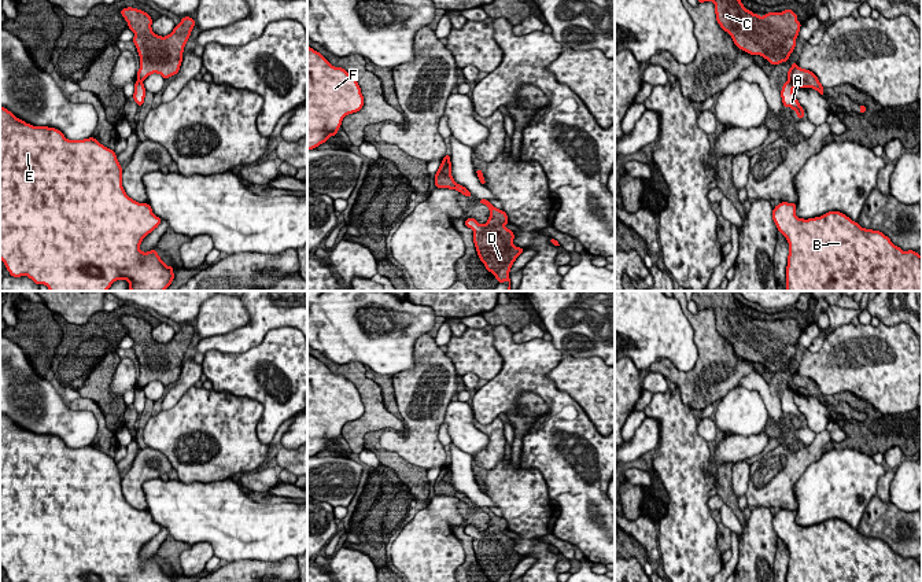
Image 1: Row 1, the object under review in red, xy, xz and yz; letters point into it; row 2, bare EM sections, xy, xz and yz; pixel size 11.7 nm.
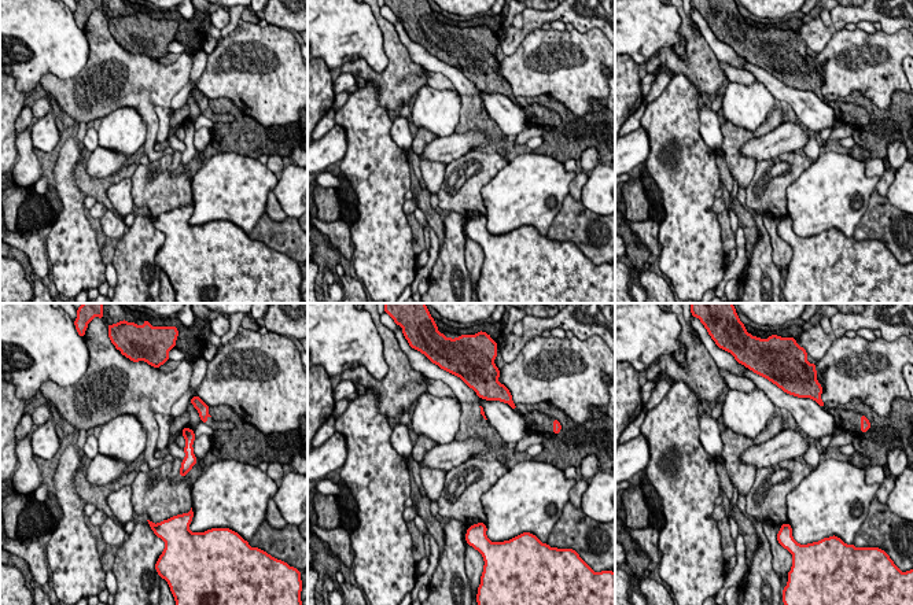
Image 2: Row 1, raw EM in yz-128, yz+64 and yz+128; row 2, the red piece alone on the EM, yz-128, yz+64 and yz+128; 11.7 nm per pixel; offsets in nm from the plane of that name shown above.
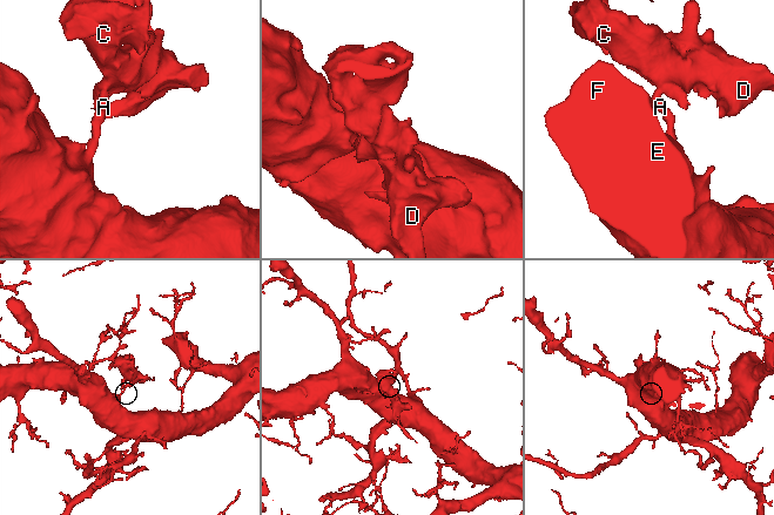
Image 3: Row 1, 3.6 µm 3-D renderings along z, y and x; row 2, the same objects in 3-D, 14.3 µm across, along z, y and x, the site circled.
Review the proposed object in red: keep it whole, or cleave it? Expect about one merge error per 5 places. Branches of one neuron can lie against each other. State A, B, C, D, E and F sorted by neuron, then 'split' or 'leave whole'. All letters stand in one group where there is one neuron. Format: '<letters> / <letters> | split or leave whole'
A B E F / C D | split

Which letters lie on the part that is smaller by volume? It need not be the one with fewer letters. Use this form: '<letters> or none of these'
C, D

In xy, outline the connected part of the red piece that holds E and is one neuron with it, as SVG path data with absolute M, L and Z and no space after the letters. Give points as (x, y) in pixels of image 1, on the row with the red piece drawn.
M0 106L0 259L12 277L27 276L38 286L47 286L49 291L107 291L117 280L126 280L130 291L165 291L174 279L174 268L167 266L155 248L147 253L140 250L143 239L158 228L161 221L148 203L139 203L126 195L122 187L122 166L113 150L95 137L69 140L56 128L33 126Z

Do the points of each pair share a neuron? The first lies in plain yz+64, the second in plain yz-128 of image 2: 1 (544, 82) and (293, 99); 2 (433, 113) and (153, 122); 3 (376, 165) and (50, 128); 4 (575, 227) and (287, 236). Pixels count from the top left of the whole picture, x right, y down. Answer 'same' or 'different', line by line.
1: same
2: different
3: different
4: same

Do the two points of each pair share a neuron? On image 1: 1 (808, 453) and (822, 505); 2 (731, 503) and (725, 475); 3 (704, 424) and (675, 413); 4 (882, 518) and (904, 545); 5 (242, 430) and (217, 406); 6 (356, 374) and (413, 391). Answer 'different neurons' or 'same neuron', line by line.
1: different neurons
2: same neuron
3: different neurons
4: same neuron
5: same neuron
6: different neurons

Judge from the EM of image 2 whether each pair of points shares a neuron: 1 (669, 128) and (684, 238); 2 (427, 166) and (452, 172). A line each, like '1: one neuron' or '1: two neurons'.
1: one neuron
2: two neurons

